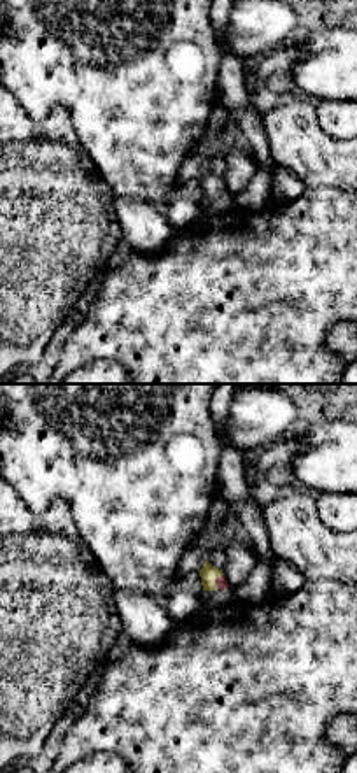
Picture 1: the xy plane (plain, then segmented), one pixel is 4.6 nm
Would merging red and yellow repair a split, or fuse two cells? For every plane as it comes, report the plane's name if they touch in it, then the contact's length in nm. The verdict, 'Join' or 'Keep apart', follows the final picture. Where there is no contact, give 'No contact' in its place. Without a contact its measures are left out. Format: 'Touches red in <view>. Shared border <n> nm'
Touches red in xy. Shared border 80 nm

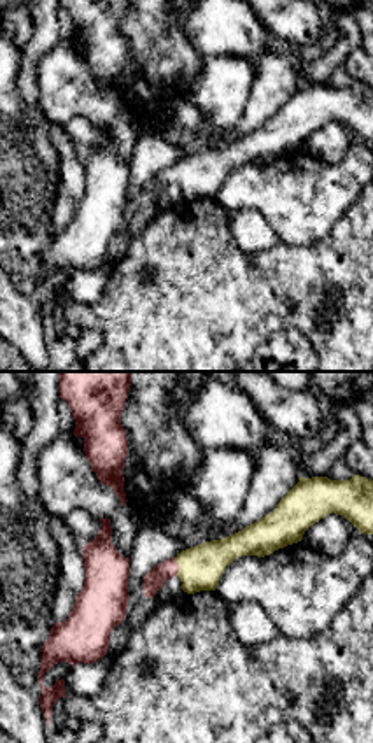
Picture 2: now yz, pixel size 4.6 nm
Touches red in yz. Shared border 90 nm

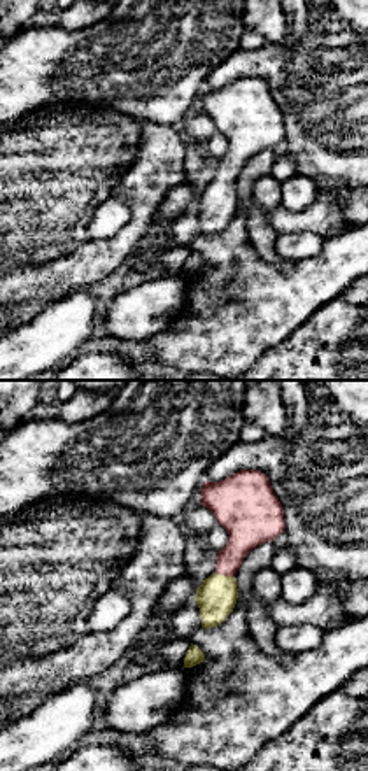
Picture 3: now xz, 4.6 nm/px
Touches red in xz. Shared border 90 nm

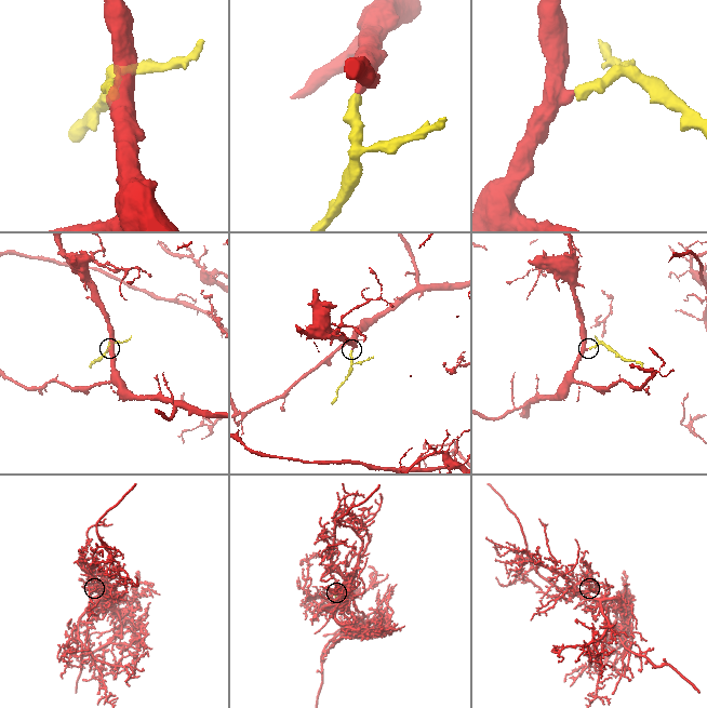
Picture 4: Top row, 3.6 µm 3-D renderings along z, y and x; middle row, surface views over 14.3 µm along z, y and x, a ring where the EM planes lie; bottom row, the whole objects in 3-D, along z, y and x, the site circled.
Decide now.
Join

